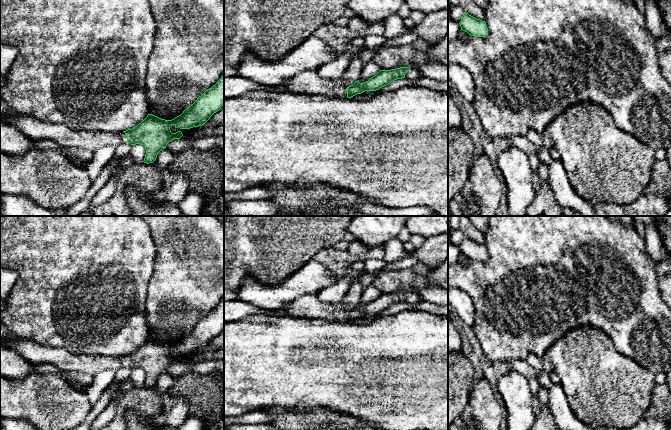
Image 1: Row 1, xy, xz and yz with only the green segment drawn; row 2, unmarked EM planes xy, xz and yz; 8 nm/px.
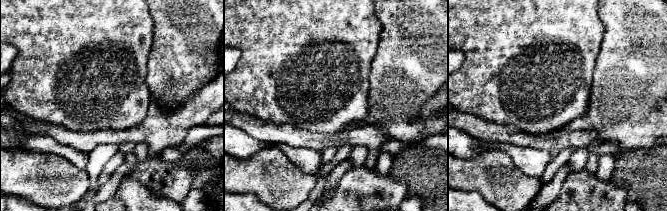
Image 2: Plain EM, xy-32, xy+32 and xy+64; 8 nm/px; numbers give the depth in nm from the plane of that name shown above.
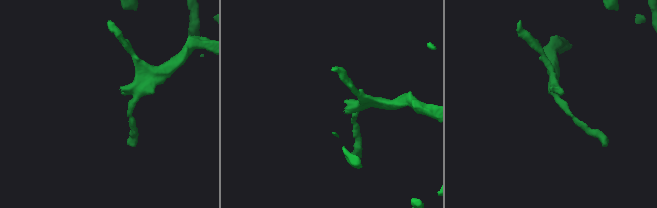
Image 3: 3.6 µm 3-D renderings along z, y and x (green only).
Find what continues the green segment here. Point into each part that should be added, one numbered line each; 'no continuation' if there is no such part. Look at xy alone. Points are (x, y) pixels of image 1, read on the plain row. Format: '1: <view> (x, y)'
1: xy (34, 353)

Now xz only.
1: xz (308, 306)

